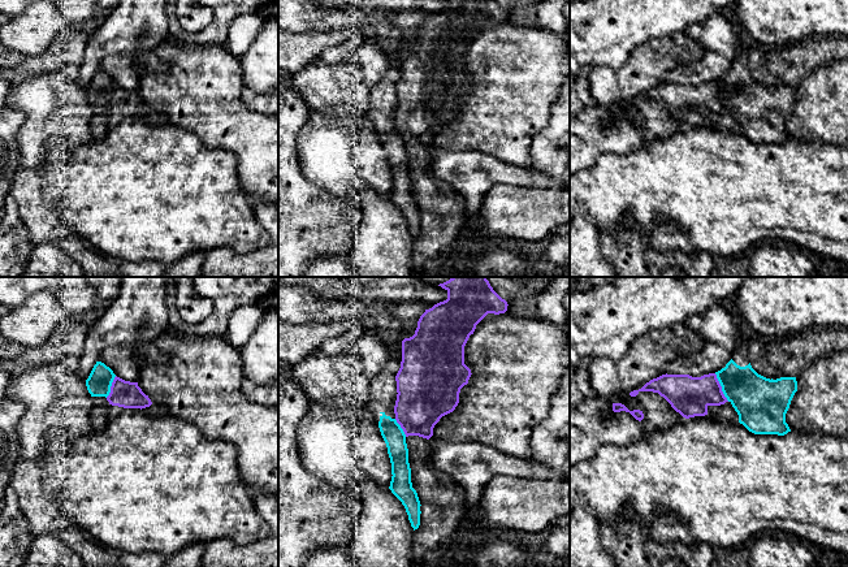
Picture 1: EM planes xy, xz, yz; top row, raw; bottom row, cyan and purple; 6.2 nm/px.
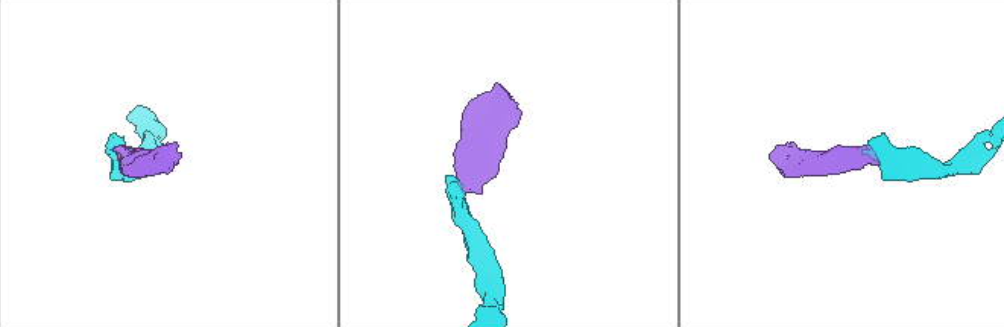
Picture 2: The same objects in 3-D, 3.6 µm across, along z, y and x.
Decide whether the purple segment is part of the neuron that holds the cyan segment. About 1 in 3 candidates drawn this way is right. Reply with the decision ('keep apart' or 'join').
keep apart

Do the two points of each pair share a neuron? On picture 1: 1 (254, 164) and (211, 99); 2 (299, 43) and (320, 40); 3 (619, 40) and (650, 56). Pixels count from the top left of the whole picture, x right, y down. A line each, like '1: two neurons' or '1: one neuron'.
1: one neuron
2: one neuron
3: two neurons

